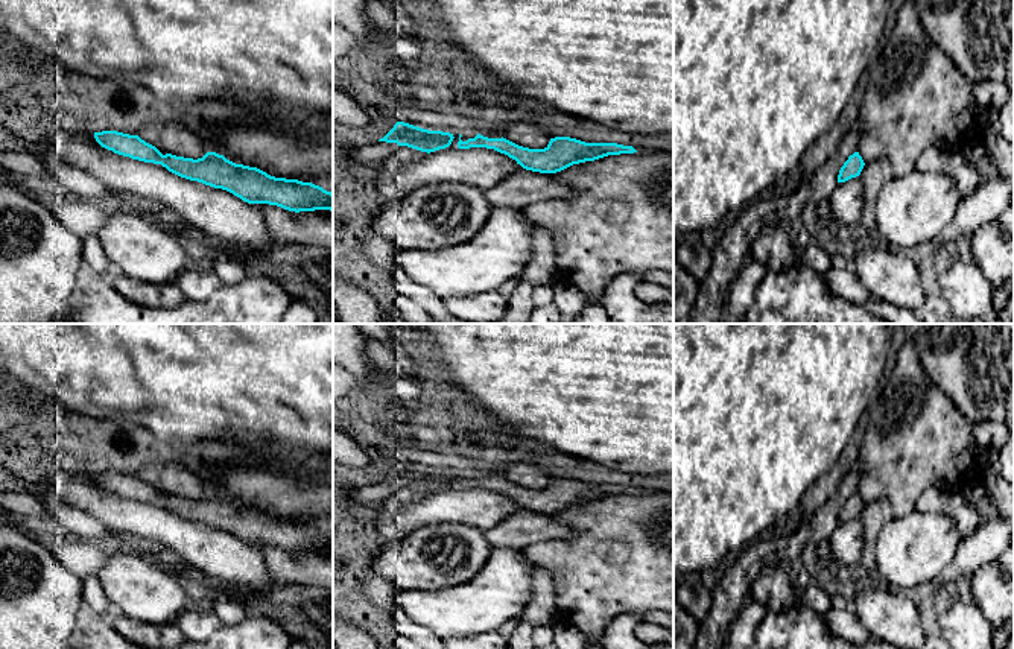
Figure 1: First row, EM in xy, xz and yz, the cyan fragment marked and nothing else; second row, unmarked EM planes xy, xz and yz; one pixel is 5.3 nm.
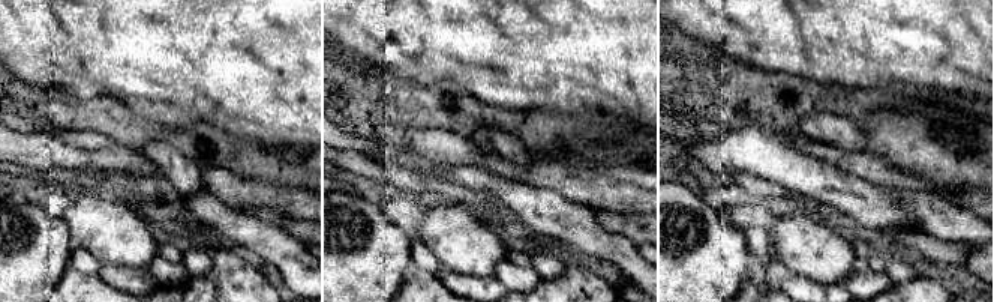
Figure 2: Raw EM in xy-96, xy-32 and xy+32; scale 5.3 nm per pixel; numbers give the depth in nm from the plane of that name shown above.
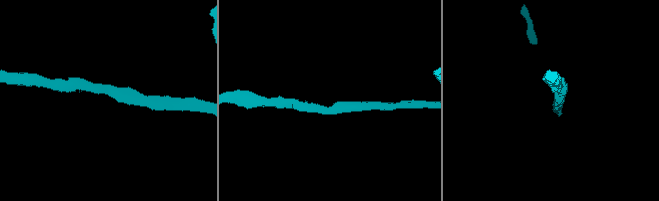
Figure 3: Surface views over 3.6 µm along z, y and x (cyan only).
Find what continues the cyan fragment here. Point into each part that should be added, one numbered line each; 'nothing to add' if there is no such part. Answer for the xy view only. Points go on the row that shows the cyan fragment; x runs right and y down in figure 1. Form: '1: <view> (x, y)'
nothing to add

